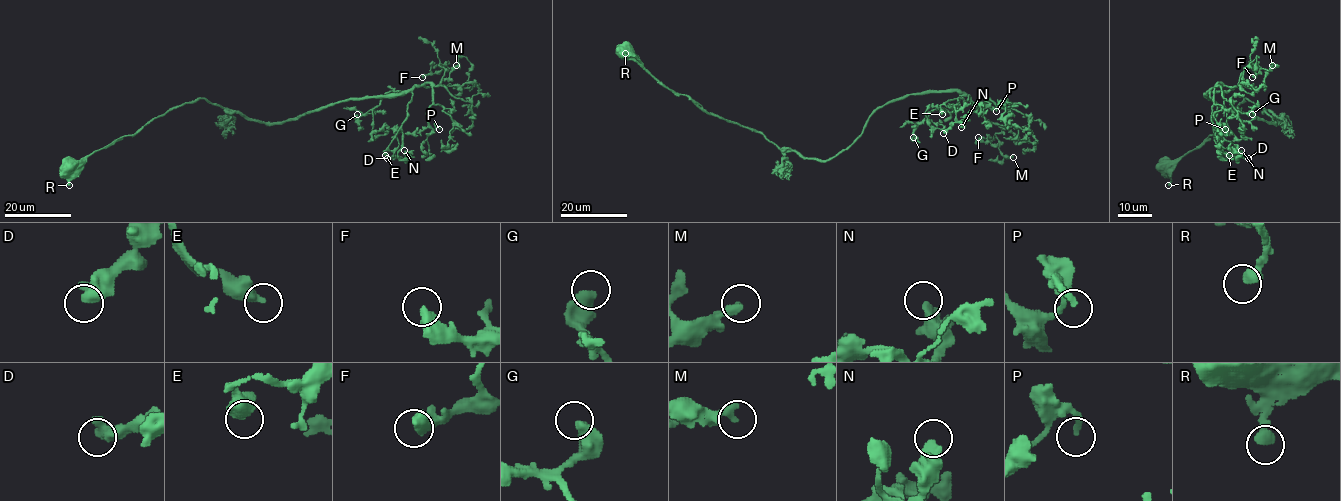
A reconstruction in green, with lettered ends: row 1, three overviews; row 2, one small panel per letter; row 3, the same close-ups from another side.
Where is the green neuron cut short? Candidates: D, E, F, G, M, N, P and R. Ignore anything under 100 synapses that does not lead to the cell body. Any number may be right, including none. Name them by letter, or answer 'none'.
none

